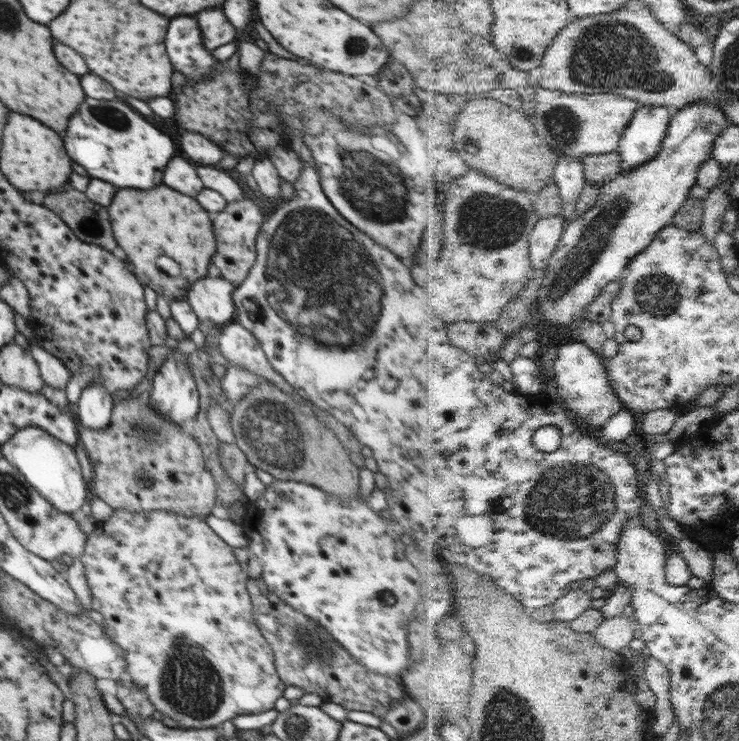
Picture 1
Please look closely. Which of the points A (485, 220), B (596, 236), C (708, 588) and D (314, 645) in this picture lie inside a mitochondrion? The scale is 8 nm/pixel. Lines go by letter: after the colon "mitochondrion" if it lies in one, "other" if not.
A: mitochondrion
B: mitochondrion
C: other
D: mitochondrion

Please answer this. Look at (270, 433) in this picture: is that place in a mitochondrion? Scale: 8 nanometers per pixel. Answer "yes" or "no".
yes

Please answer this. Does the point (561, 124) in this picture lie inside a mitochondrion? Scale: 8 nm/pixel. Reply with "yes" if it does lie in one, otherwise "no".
yes

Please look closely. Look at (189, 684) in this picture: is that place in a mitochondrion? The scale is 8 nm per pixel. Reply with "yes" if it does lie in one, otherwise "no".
yes

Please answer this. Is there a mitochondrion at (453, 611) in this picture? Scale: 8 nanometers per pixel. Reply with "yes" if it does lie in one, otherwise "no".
no

